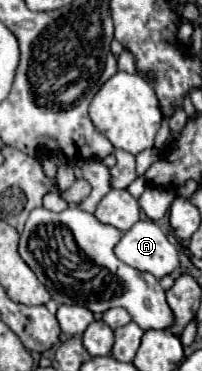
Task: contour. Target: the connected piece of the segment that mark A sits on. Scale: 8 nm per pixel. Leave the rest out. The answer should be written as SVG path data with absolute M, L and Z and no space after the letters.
M151 219L137 221L129 231L125 231L121 241L115 245L115 255L123 263L147 271L157 279L175 273L179 267L177 247Z

